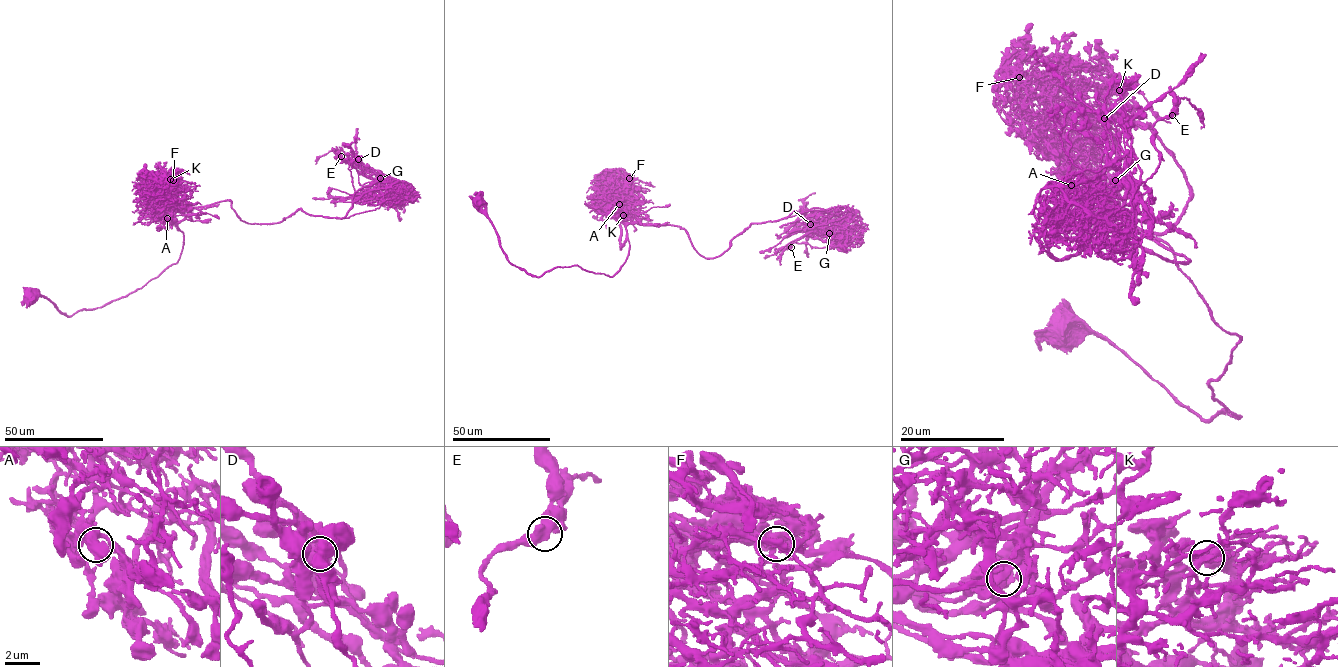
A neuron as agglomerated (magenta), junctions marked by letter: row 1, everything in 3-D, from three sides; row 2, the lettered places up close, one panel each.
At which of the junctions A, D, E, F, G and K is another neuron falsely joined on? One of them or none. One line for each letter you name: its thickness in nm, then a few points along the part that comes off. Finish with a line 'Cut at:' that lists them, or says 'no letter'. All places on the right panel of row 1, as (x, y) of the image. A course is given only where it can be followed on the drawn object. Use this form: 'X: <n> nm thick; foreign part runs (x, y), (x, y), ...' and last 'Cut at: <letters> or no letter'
Cut at: no letter

